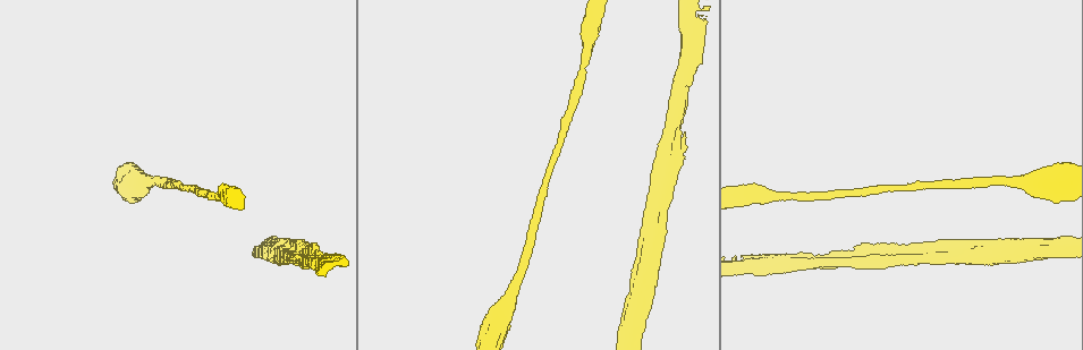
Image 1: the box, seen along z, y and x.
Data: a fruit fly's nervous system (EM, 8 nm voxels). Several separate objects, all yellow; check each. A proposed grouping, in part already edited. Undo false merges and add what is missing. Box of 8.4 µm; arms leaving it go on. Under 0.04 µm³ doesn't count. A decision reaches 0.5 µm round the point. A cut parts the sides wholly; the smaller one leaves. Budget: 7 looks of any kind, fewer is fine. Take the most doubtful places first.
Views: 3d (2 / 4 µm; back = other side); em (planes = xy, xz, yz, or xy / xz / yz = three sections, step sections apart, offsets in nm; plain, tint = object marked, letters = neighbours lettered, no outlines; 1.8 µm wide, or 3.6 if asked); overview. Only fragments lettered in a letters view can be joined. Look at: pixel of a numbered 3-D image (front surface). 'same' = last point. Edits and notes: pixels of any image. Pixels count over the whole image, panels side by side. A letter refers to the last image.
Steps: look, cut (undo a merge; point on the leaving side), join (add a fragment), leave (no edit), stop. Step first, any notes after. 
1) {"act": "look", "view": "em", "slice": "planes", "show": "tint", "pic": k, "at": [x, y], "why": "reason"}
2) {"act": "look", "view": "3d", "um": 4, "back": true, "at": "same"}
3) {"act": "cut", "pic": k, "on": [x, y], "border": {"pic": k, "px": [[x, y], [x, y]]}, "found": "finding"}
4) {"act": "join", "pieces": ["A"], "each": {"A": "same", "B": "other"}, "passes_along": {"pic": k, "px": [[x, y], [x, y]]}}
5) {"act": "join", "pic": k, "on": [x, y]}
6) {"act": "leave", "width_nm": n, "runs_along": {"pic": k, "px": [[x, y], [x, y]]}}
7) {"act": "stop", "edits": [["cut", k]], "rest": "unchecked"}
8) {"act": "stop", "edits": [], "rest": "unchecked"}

{"act": "look", "view": "3d", "um": 2, "pic": 1, "at": [800, 264], "why": "branch point"}

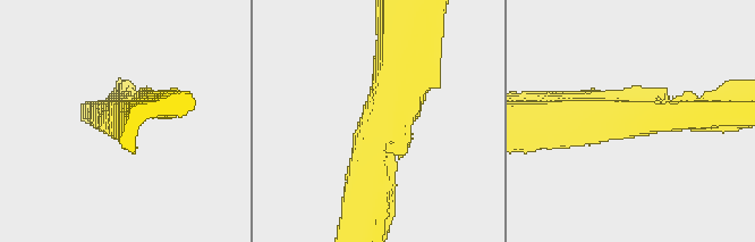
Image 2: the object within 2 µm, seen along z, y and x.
{"act": "look", "view": "em", "um": 3.6, "slice": "yz", "step": 16, "show": "tint", "pic": 2, "at": [125, 117], "why": "need the tissue"}

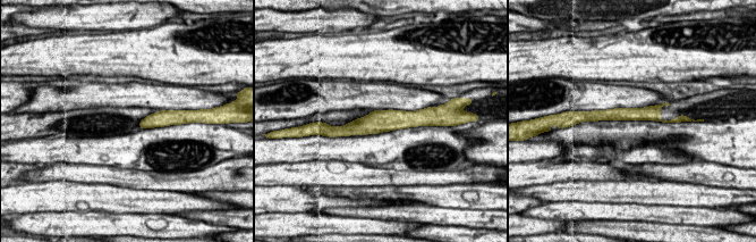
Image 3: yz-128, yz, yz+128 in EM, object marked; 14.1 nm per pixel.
{"act": "look", "view": "em", "um": 3.6, "slice": "xz", "step": 16, "show": "letters", "at": "same"}

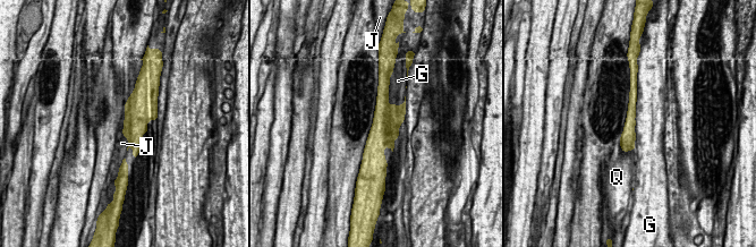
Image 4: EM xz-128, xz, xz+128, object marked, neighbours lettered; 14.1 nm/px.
{"act": "leave", "each": {"G": "other", "J": "other", "Q": "other"}, "runs_along": {"pic": 4, "px": [[633, 90], [630, 124], [625, 147]]}, "found": "one neuron here"}

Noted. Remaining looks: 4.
{"act": "look", "view": "em", "um": 3.6, "slice": "planes", "show": "tint", "pic": 1, "at": [665, 211], "why": "closes a loop"}

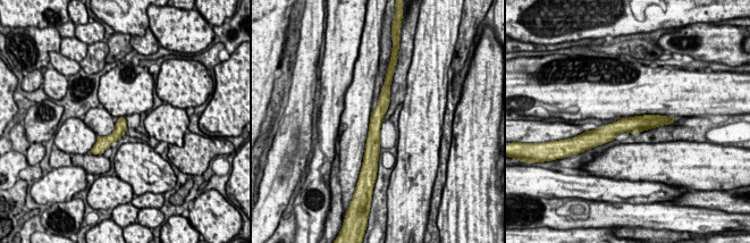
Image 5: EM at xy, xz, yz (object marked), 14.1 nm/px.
{"act": "look", "view": "em", "um": 3.6, "slice": "planes", "show": "letters", "at": "same"}

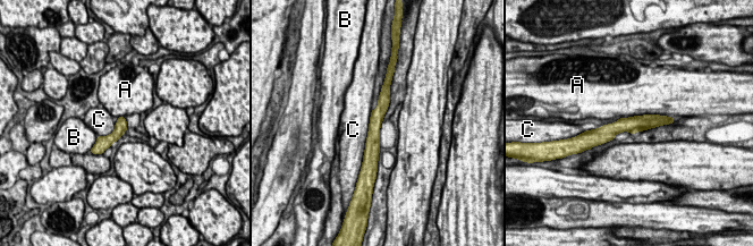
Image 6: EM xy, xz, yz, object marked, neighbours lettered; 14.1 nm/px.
{"act": "leave", "each": {"A": "other", "B": "other", "C": "other"}, "runs_along": {"pic": 6, "px": [[385, 92], [371, 155]]}, "found": "all the same neuron"}

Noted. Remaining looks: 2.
{"act": "stop", "edits": [], "rest": "unchecked"}

